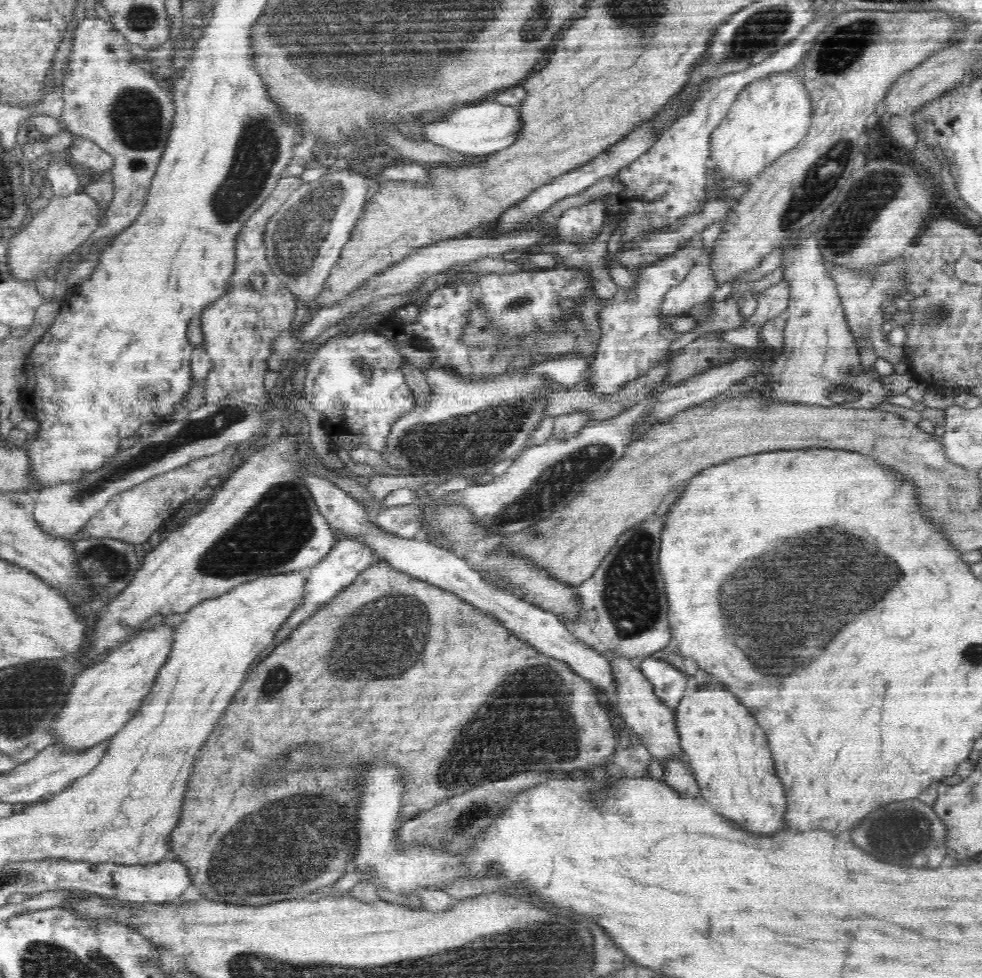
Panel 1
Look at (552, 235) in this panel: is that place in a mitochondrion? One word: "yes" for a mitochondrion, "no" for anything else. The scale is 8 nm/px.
no

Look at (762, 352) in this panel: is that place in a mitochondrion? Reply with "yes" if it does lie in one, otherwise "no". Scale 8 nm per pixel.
no

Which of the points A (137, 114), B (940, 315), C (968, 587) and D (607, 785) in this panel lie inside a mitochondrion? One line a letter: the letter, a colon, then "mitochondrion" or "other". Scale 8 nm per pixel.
A: mitochondrion
B: mitochondrion
C: other
D: other

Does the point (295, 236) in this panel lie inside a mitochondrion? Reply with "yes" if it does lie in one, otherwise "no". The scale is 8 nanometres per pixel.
yes

